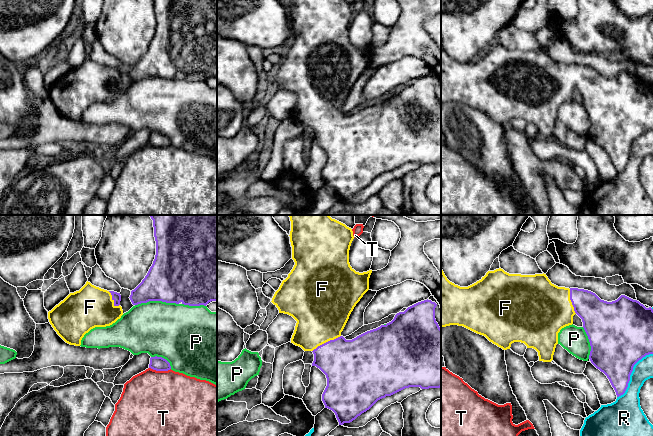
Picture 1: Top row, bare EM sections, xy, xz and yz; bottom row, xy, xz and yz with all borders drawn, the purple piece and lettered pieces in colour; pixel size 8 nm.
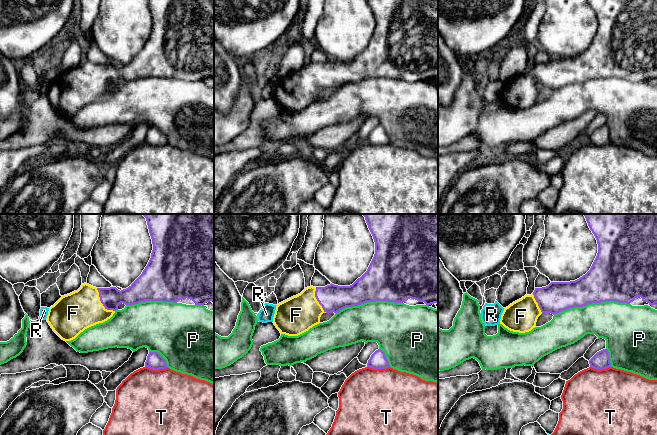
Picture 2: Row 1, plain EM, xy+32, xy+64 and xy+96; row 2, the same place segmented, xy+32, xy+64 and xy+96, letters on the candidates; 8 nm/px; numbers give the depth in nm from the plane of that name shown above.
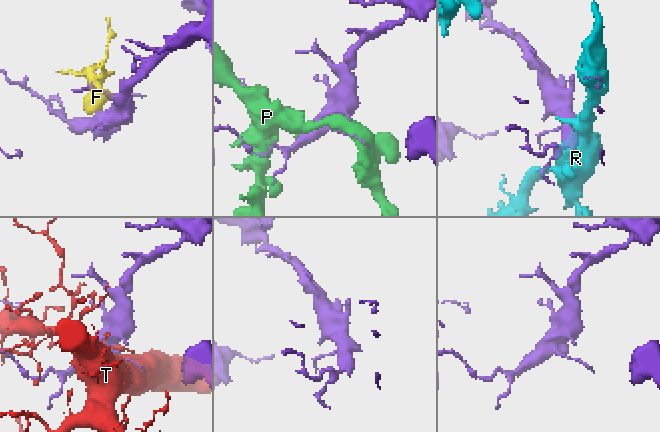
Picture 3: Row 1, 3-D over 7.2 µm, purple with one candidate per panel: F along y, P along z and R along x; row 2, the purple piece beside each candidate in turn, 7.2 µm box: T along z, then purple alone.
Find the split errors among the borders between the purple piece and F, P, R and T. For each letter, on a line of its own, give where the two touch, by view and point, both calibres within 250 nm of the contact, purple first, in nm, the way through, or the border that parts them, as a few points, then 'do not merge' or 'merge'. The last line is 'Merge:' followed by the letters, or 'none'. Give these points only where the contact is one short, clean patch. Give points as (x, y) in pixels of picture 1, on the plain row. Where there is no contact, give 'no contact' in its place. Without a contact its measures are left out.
F: xz (326, 118) | 400/420 nm | across xz (348, 140), (326, 118), (321, 110), (321, 88) | merge
P: xy (156, 76) | 420/440 nm | do not merge
R: yz (631, 148) | 420/180 nm | do not merge
T: xy (160, 146) | 110/500 nm | do not merge
Merge: F

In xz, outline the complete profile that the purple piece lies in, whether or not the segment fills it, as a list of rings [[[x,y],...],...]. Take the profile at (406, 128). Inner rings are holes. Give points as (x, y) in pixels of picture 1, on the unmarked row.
[[[291,0],[290,18],[292,22],[292,35],[295,41],[288,53],[282,57],[279,65],[275,68],[272,79],[278,84],[279,89],[284,89],[292,92],[296,97],[294,109],[291,114],[291,119],[301,123],[304,127],[312,127],[314,137],[312,142],[319,144],[327,154],[327,162],[322,170],[322,177],[325,184],[332,186],[339,198],[339,201],[350,199],[362,189],[369,186],[378,176],[391,172],[405,164],[420,163],[421,165],[440,164],[441,163],[441,104],[435,95],[435,84],[437,80],[431,76],[424,76],[408,83],[404,88],[399,88],[394,95],[386,101],[367,107],[352,116],[346,116],[341,108],[343,107],[351,88],[356,80],[360,77],[363,71],[369,66],[369,54],[372,46],[359,49],[356,48],[349,39],[349,26],[354,15],[353,7],[345,0]]]

